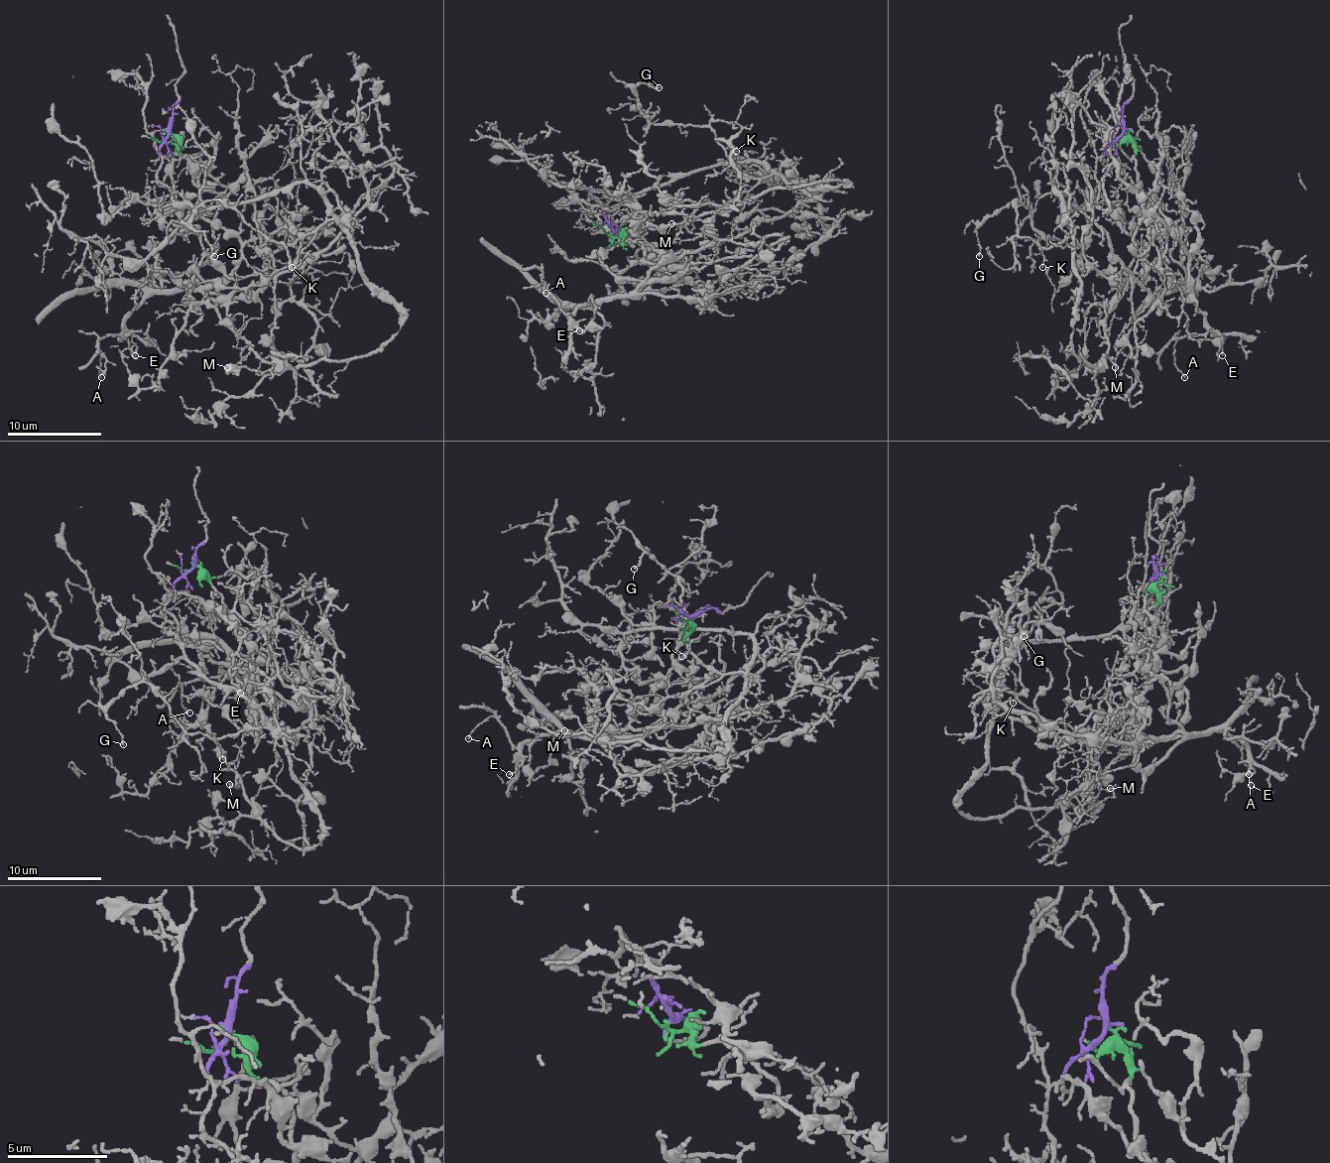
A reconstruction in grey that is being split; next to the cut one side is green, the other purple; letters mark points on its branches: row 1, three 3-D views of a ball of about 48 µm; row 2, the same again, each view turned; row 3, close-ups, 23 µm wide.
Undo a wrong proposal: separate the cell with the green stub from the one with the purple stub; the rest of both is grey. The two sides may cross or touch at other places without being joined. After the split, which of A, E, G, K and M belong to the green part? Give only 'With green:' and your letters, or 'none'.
With green: A, E

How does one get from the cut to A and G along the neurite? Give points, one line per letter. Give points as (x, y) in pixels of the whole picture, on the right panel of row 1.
A: (1125, 130), (1162, 262), (1205, 318), (1203, 334), (1174, 344), (1184, 377)
G: (1125, 130), (1092, 202), (1052, 182), (1059, 243), (1020, 233), (1013, 200), (975, 231), (979, 257)

